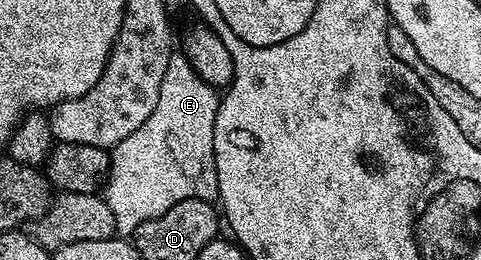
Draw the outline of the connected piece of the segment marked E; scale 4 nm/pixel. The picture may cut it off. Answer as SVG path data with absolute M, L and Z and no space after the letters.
M173 52L166 75L162 75L162 91L158 91L158 104L150 119L146 119L138 131L130 131L130 135L126 135L126 139L122 139L110 153L106 200L114 213L117 234L132 234L142 223L158 219L158 215L166 215L170 207L186 199L215 202L219 198L218 171L214 167L214 119L219 106L217 90L201 79L183 52Z

